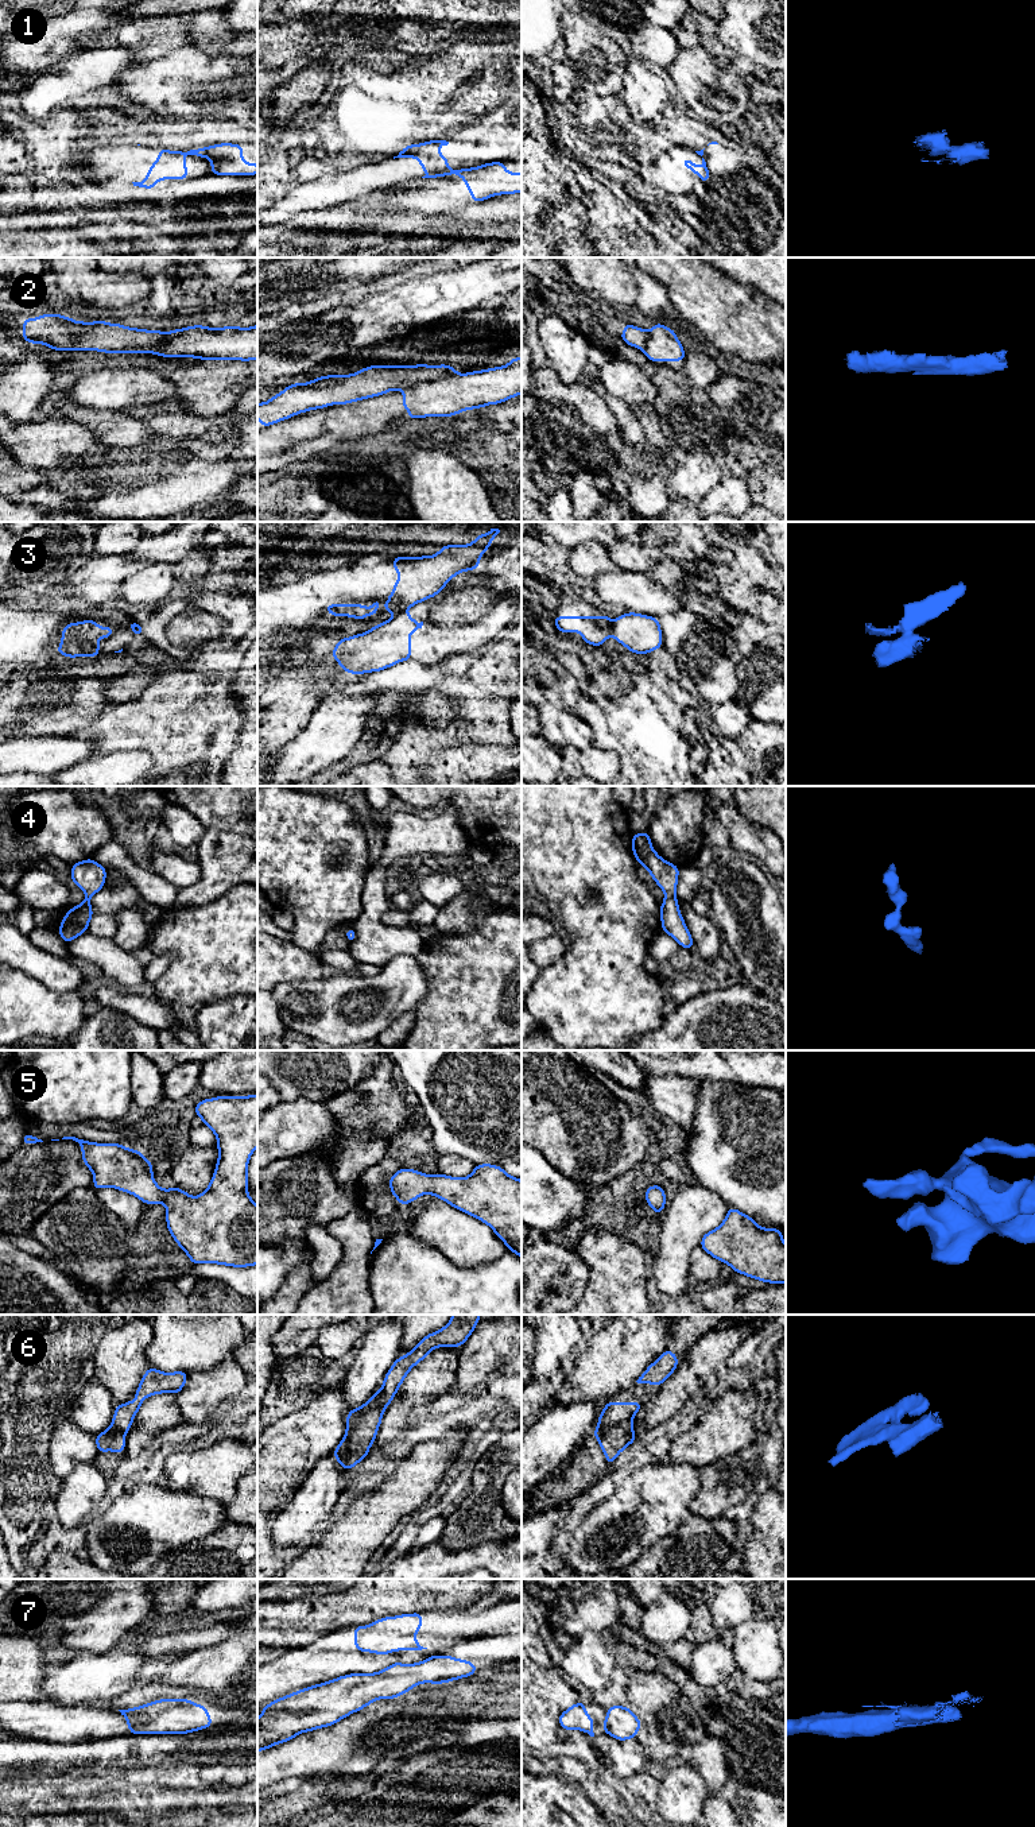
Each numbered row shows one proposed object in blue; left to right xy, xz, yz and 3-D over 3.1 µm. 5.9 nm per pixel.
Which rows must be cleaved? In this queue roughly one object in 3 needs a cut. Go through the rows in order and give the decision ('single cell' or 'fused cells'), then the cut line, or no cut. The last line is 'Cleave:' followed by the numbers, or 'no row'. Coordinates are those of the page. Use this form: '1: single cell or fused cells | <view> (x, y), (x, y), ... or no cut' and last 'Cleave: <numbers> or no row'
1: fused cells | xz (452, 170), (448, 173)
2: fused cells | xz (456, 374), (422, 380), (403, 390)
3: fused cells | yz (611, 623), (612, 634)
4: single cell | no cut
5: single cell | no cut
6: fused cells | yz (631, 1417), (597, 1428)
7: fused cells | yz (605, 1718), (608, 1733)
Cleave: 1, 2, 3, 6, 7

